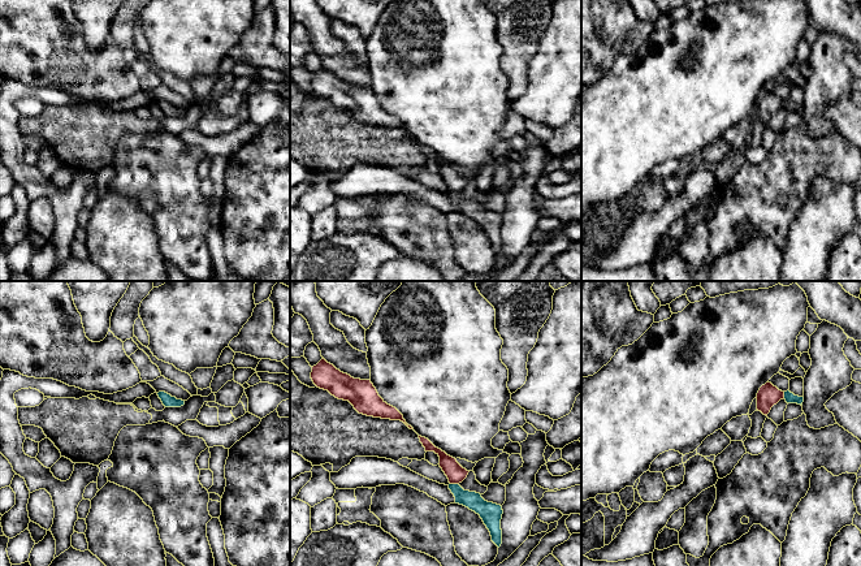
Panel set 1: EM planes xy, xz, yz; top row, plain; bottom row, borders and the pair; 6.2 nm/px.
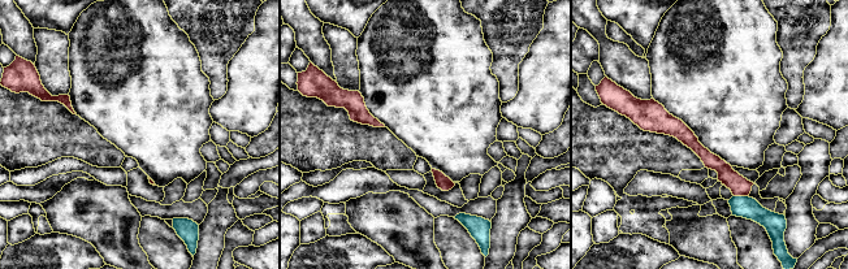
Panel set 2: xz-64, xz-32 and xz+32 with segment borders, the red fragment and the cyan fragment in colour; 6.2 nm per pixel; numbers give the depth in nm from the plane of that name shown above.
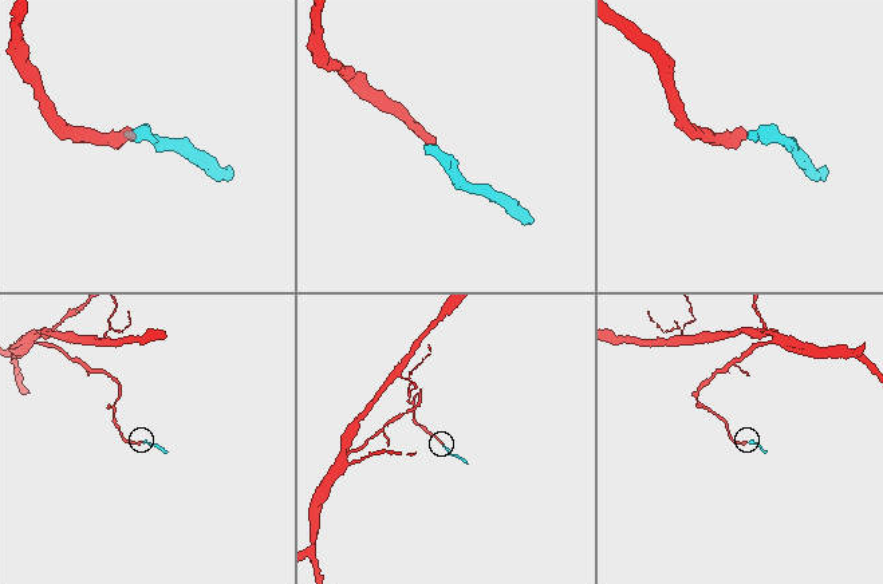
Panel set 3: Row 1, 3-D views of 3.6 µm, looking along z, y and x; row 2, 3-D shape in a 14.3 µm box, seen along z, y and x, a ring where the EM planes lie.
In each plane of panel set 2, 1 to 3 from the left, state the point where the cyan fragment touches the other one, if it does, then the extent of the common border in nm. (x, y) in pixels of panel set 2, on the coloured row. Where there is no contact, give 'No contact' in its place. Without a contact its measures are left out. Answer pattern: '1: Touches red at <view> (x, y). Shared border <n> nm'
1: No contact
2: No contact
3: Touches red at xz+32 (742, 195). Shared border 100 nm

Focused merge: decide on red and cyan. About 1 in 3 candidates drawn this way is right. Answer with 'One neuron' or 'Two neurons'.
One neuron

